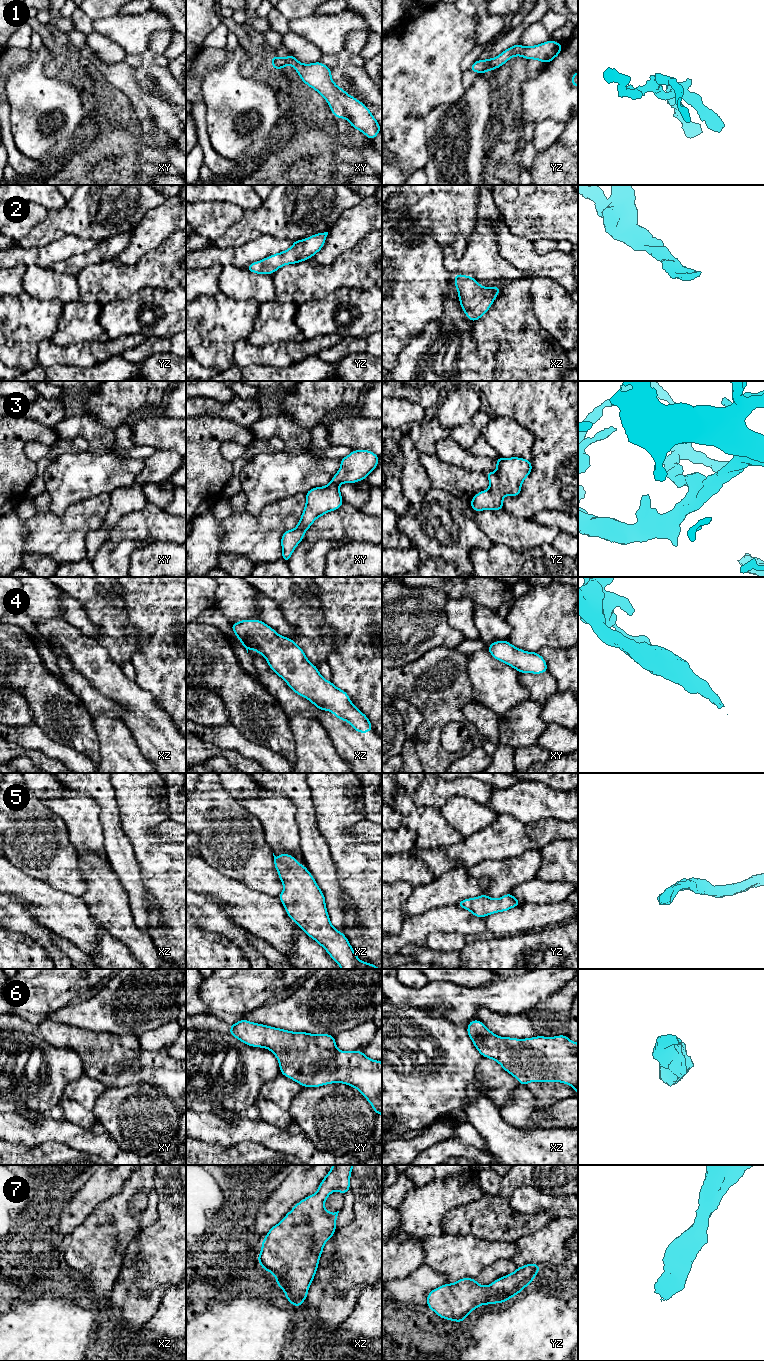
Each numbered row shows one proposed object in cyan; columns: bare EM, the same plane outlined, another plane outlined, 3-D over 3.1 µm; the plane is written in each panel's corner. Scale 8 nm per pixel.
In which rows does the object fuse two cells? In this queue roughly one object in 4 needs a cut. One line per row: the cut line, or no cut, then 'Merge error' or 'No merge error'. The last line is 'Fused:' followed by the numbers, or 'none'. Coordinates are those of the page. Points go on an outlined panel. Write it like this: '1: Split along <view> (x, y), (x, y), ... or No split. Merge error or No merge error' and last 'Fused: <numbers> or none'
1: No split. No merge error
2: No split. No merge error
3: No split. No merge error
4: No split. No merge error
5: No split. No merge error
6: No split. No merge error
7: No split. No merge error
Fused: none

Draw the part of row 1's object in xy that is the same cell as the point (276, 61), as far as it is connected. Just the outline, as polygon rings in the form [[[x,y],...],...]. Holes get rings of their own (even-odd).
[[[291,54],[284,59],[272,56],[271,64],[275,70],[284,69],[291,64],[301,80],[325,98],[336,118],[346,118],[351,127],[364,133],[370,140],[381,131],[379,123],[367,106],[333,82],[330,67],[319,61],[302,64]]]

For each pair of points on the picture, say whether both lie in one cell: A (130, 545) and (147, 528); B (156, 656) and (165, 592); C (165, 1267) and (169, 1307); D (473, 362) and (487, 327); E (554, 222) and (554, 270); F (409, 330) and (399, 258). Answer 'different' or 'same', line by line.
A: different
B: same
C: different
D: different
E: different
F: same

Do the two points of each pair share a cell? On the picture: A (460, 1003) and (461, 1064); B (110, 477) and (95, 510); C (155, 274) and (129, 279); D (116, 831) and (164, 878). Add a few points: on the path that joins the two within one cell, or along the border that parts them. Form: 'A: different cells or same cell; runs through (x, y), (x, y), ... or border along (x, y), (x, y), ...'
A: different cells; border along (437, 1017), (443, 1017), (453, 1023), (467, 1023)
B: different cells; border along (108, 493), (100, 493), (81, 501)
C: same cell; runs through (149, 274), (135, 277)
D: different cells; border along (121, 826), (132, 846), (134, 857), (141, 869)

